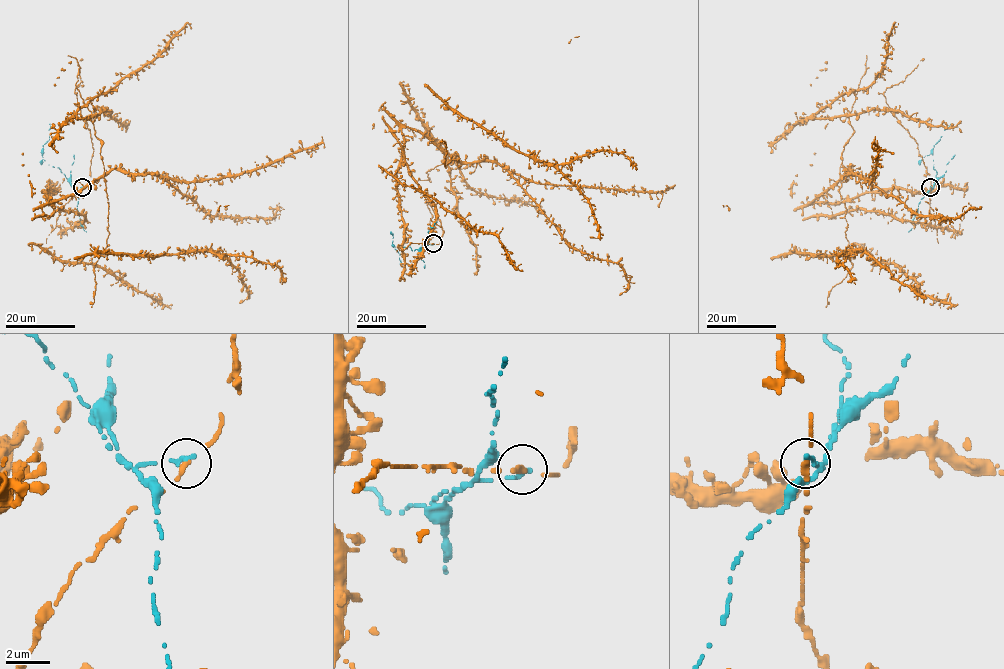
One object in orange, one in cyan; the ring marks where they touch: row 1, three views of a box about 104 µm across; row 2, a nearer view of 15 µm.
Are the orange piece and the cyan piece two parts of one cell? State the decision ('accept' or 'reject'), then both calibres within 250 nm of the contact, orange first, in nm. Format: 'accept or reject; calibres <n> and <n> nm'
reject; calibres 280 and 280 nm

